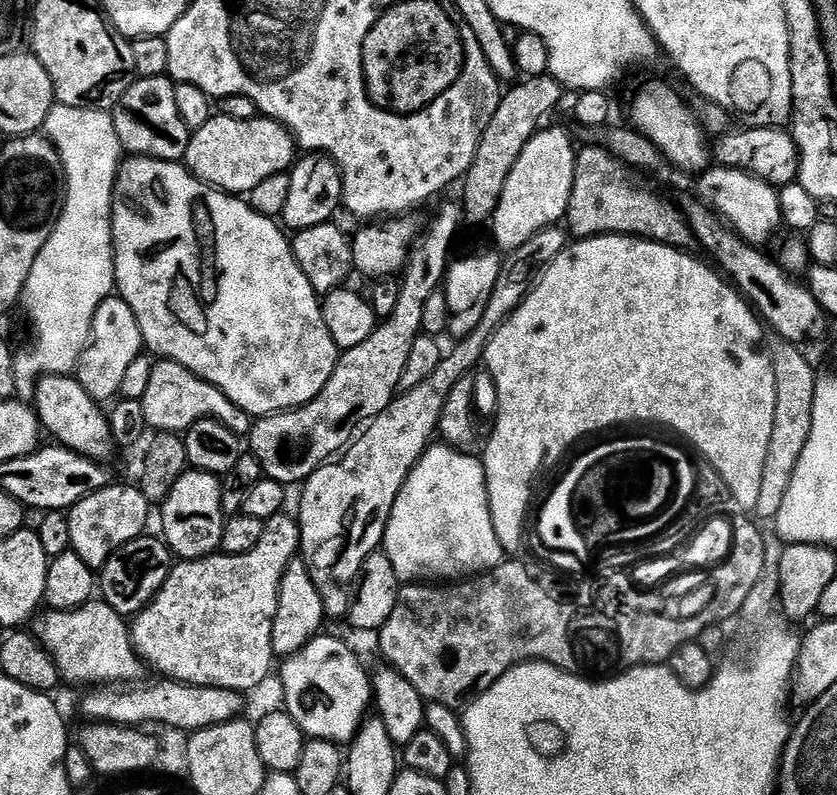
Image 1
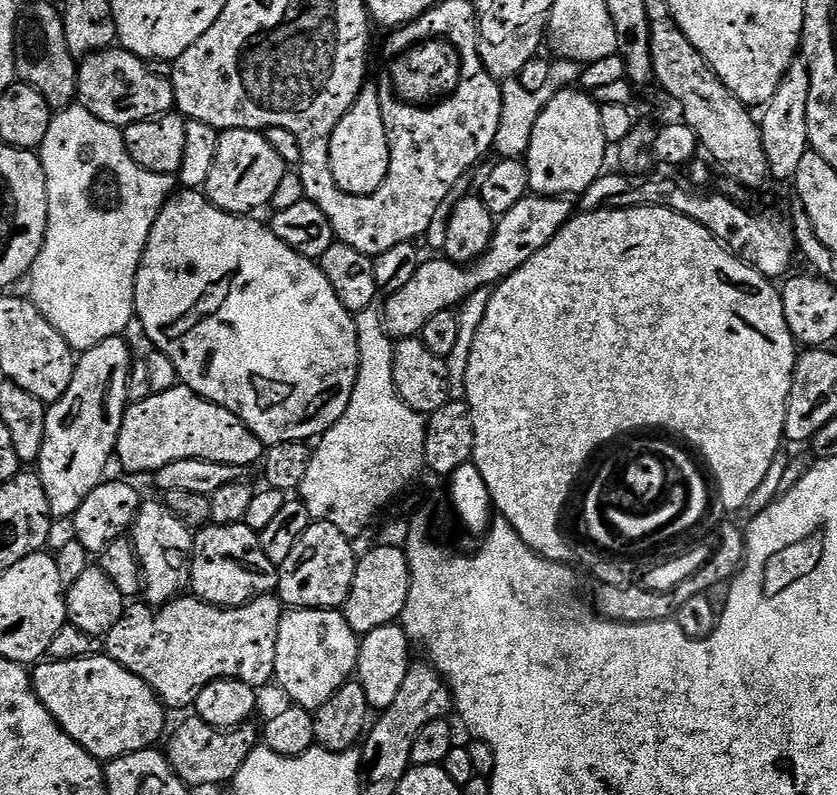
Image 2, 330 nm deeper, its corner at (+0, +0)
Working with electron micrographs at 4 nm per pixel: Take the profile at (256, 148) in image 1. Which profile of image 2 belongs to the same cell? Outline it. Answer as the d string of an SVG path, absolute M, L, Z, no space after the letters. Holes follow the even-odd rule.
M229 128L220 132L218 154L214 154L214 170L204 184L208 201L223 212L256 214L259 208L267 209L278 184L286 173L284 160L267 140L265 133L251 128Z

